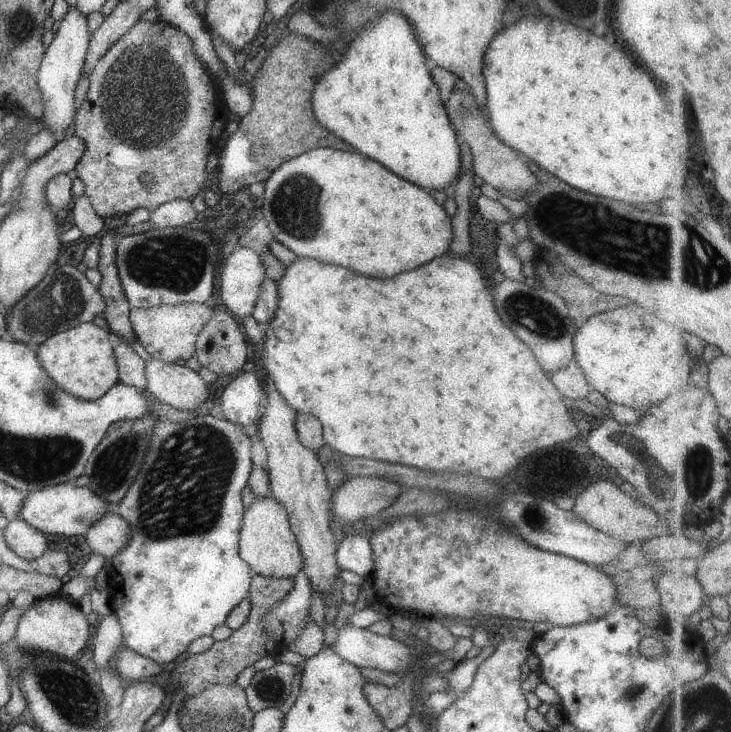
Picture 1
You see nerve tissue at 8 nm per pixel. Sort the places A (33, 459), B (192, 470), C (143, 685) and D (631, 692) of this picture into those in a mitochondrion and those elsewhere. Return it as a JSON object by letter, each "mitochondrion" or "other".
{"A":"mitochondrion","B":"mitochondrion","C":"other","D":"mitochondrion"}

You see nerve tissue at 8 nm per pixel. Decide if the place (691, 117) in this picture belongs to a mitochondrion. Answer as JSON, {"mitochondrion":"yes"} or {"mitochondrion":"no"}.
{"mitochondrion":"no"}

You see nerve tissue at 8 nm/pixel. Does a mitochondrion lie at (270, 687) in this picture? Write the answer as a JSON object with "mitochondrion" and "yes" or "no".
{"mitochondrion":"yes"}

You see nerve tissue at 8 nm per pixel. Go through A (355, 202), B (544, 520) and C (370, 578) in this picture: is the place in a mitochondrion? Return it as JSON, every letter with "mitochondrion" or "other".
{"A":"other","B":"mitochondrion","C":"other"}

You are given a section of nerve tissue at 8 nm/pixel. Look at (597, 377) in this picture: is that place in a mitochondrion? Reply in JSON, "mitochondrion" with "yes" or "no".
{"mitochondrion":"no"}

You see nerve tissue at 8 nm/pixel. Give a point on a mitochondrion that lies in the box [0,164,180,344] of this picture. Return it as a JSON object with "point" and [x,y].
{"point":[60,301]}

